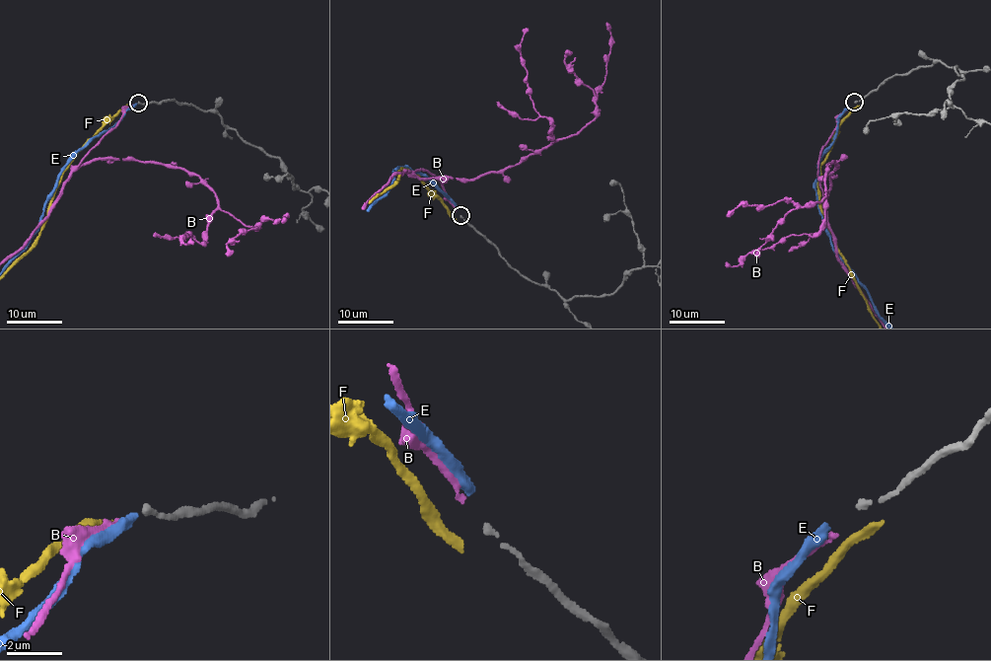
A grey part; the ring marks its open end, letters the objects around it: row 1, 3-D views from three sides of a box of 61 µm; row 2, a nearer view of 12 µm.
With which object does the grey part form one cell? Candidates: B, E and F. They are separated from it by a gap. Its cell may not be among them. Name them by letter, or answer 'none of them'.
B

